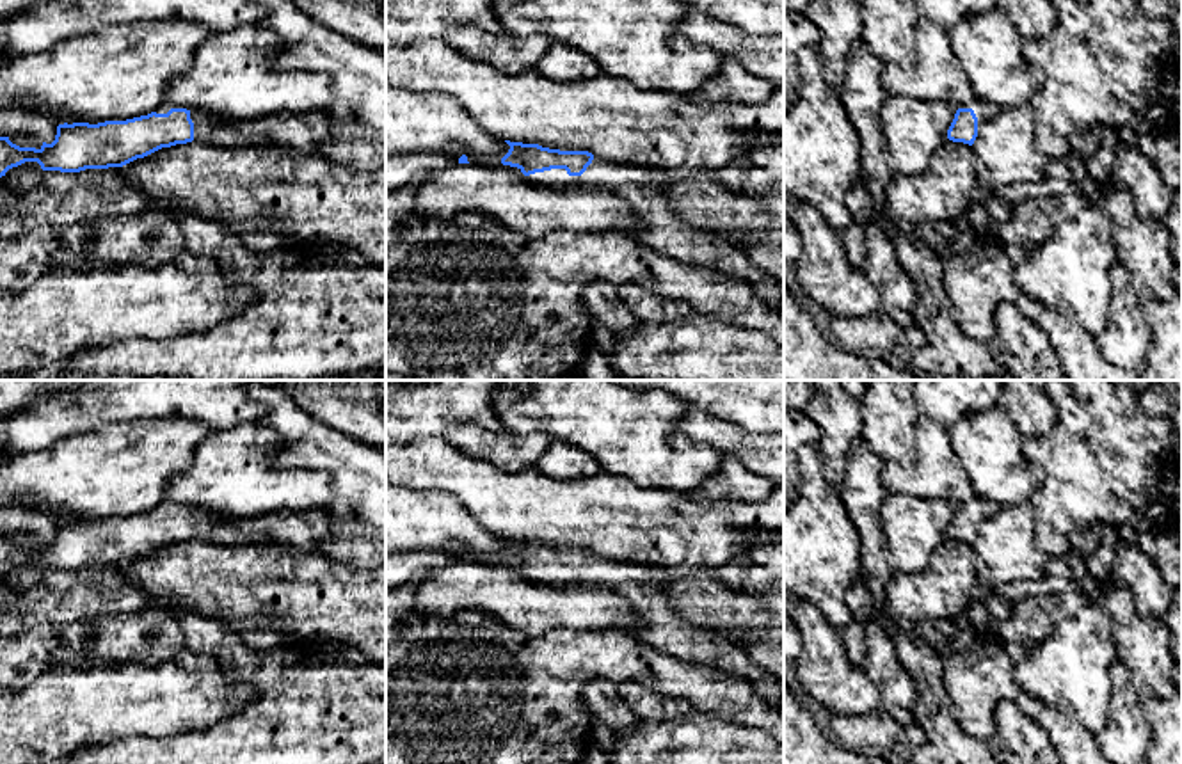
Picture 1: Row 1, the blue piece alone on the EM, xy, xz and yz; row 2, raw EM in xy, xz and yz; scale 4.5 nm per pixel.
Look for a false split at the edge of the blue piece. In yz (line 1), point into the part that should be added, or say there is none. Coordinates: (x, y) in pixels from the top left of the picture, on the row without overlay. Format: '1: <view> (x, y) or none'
1: none

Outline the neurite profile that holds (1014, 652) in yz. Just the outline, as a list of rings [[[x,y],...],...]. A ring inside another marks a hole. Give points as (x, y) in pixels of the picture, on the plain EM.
[[[986,641],[979,650],[951,654],[944,659],[944,691],[949,712],[972,737],[992,743],[994,709],[1001,700],[1015,702],[1036,720],[1043,704],[1031,698],[1013,677],[1013,665],[1033,649],[1018,643]]]

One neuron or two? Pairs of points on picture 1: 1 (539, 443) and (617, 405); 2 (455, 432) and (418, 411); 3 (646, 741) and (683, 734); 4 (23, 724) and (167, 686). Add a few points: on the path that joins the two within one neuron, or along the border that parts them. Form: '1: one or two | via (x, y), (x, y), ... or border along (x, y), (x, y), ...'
1: two | border along (509, 430), (519, 436), (544, 432), (553, 439)
2: two | border along (489, 432), (471, 423), (452, 423), (443, 436)
3: one | via (654, 741), (674, 741)
4: one | via (59, 713), (66, 708), (132, 700)

